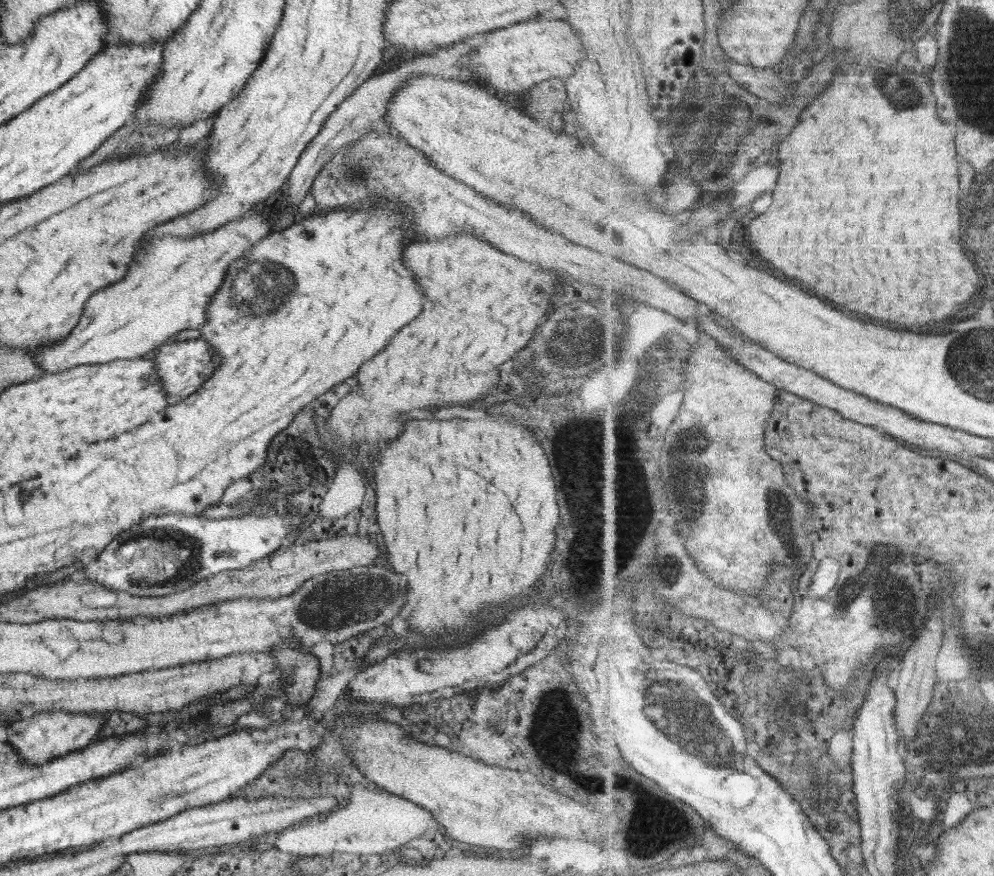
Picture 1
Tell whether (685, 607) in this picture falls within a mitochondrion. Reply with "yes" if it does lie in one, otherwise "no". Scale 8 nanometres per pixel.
no

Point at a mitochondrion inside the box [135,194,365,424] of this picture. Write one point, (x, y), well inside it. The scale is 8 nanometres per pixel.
(259, 288)

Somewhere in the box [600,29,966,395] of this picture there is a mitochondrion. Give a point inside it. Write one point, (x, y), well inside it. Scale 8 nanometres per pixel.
(904, 97)

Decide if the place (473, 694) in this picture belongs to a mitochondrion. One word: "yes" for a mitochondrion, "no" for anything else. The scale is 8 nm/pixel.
no

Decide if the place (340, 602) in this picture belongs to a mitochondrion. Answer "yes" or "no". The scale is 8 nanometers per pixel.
yes

